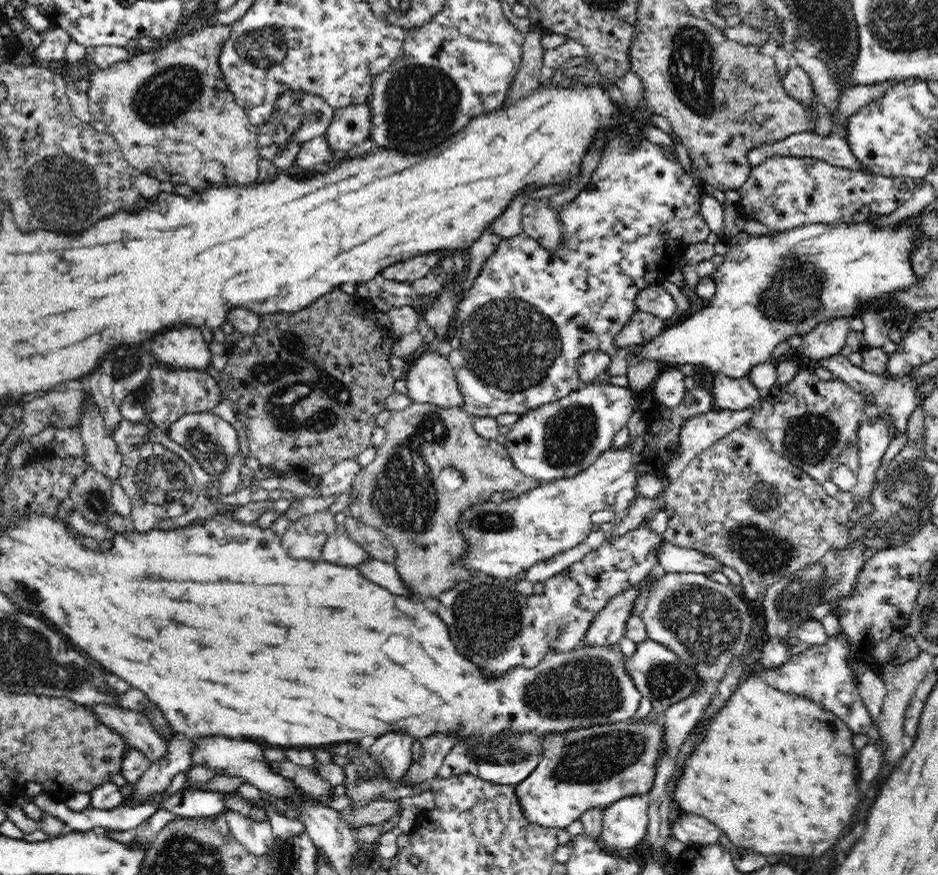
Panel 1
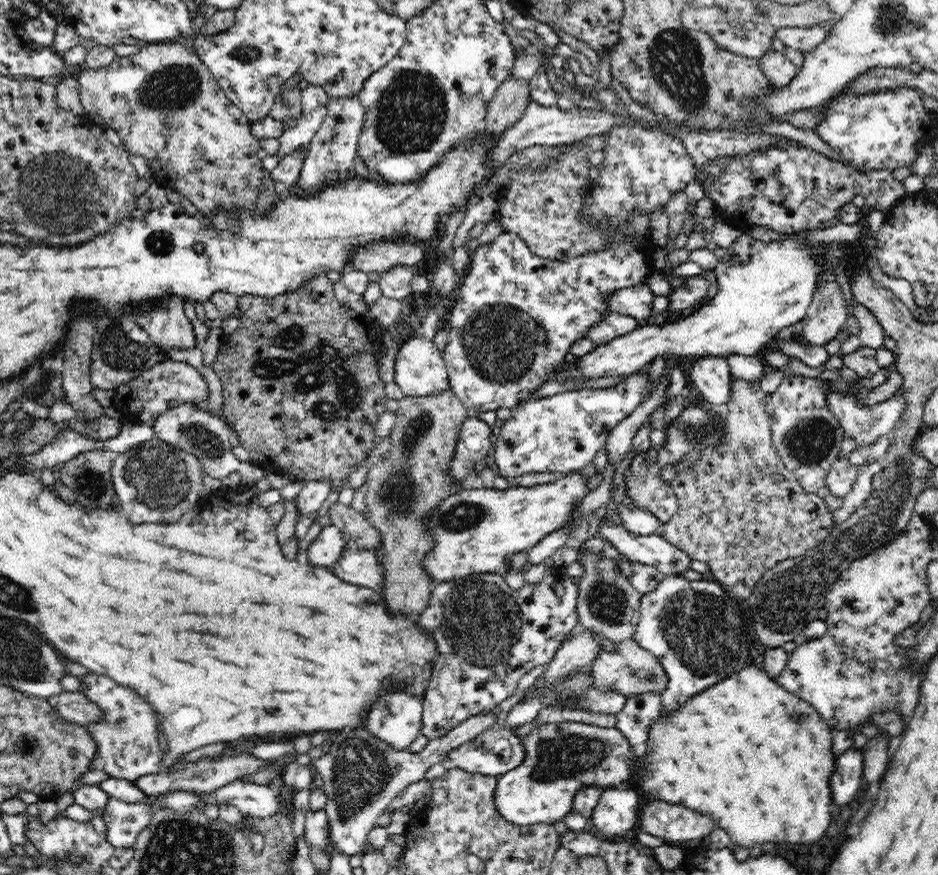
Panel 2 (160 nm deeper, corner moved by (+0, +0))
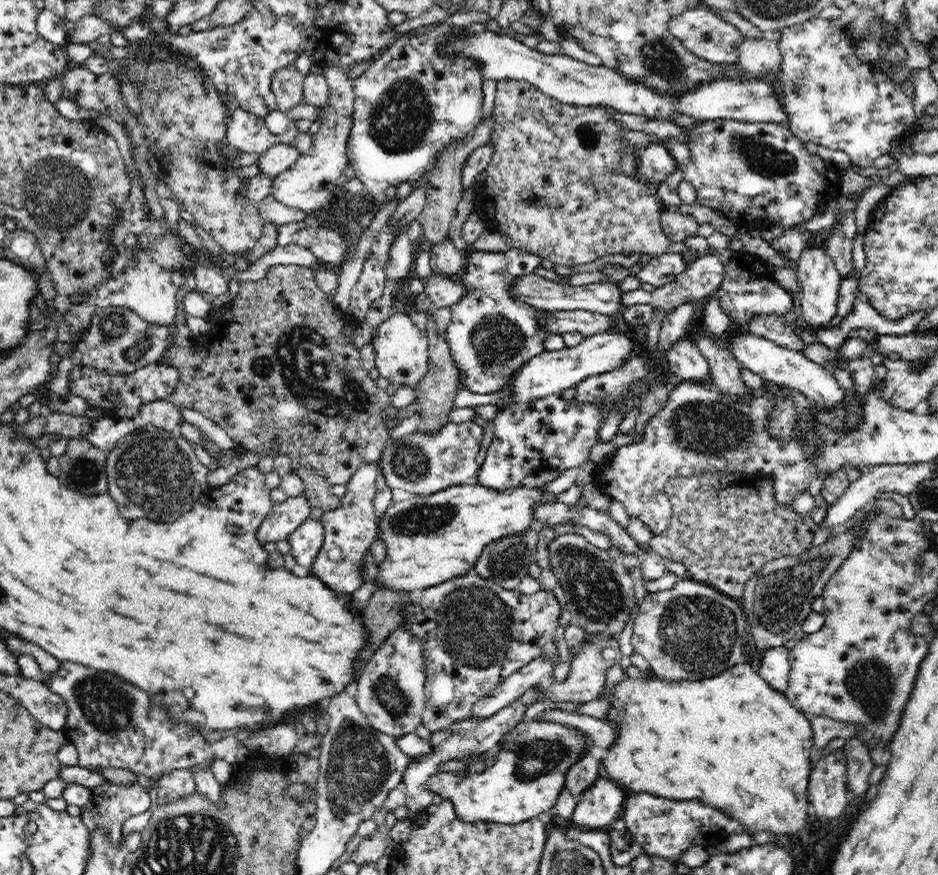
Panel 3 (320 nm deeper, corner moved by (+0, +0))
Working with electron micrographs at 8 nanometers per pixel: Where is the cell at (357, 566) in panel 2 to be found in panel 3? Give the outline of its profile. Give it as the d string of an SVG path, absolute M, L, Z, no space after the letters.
M376 463L360 465L345 484L346 494L340 498L340 508L323 512L323 546L311 564L310 576L318 576L328 588L336 592L351 594L363 582L363 560L377 538L377 524L374 520L374 499L376 498Z

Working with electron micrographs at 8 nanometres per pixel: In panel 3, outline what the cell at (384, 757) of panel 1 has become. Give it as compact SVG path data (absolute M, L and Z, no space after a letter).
M406 623L389 634L383 646L376 650L376 656L370 658L370 664L364 668L360 680L356 682L355 701L366 715L370 726L394 739L415 732L415 728L423 724L422 713L426 706L422 644L408 632Z

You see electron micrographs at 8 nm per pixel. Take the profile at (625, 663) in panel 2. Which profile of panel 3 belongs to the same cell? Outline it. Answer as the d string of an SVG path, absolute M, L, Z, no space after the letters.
M598 638L592 645L587 645L575 653L571 661L571 668L567 678L563 682L554 679L543 688L543 698L552 702L584 703L590 700L602 699L604 694L605 672L613 664L618 664L623 656L618 647L617 638Z

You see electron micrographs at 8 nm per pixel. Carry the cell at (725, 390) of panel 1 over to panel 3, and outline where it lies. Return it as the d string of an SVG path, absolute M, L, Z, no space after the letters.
M688 338L678 339L665 352L668 371L681 380L712 386L712 371L703 353Z

